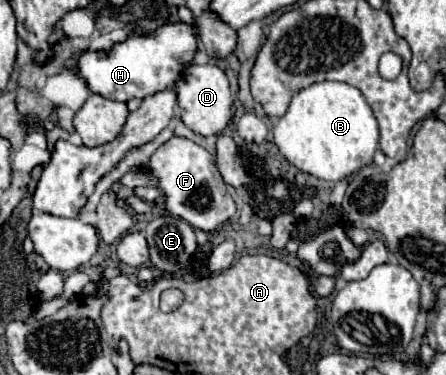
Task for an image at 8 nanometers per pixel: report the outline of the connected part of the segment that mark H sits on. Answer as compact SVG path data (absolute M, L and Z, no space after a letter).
M176 23L176 25L164 25L156 31L156 37L146 37L146 35L140 35L140 37L128 37L126 41L118 43L112 47L112 51L100 55L100 53L94 53L94 51L86 51L78 57L76 61L76 67L74 71L80 73L86 81L88 81L88 87L90 91L98 93L98 95L104 95L108 99L114 99L114 101L128 101L132 97L144 97L144 95L152 95L152 93L158 93L158 91L164 91L170 83L176 81L184 61L188 61L192 55L196 53L196 29L186 25L186 23Z

